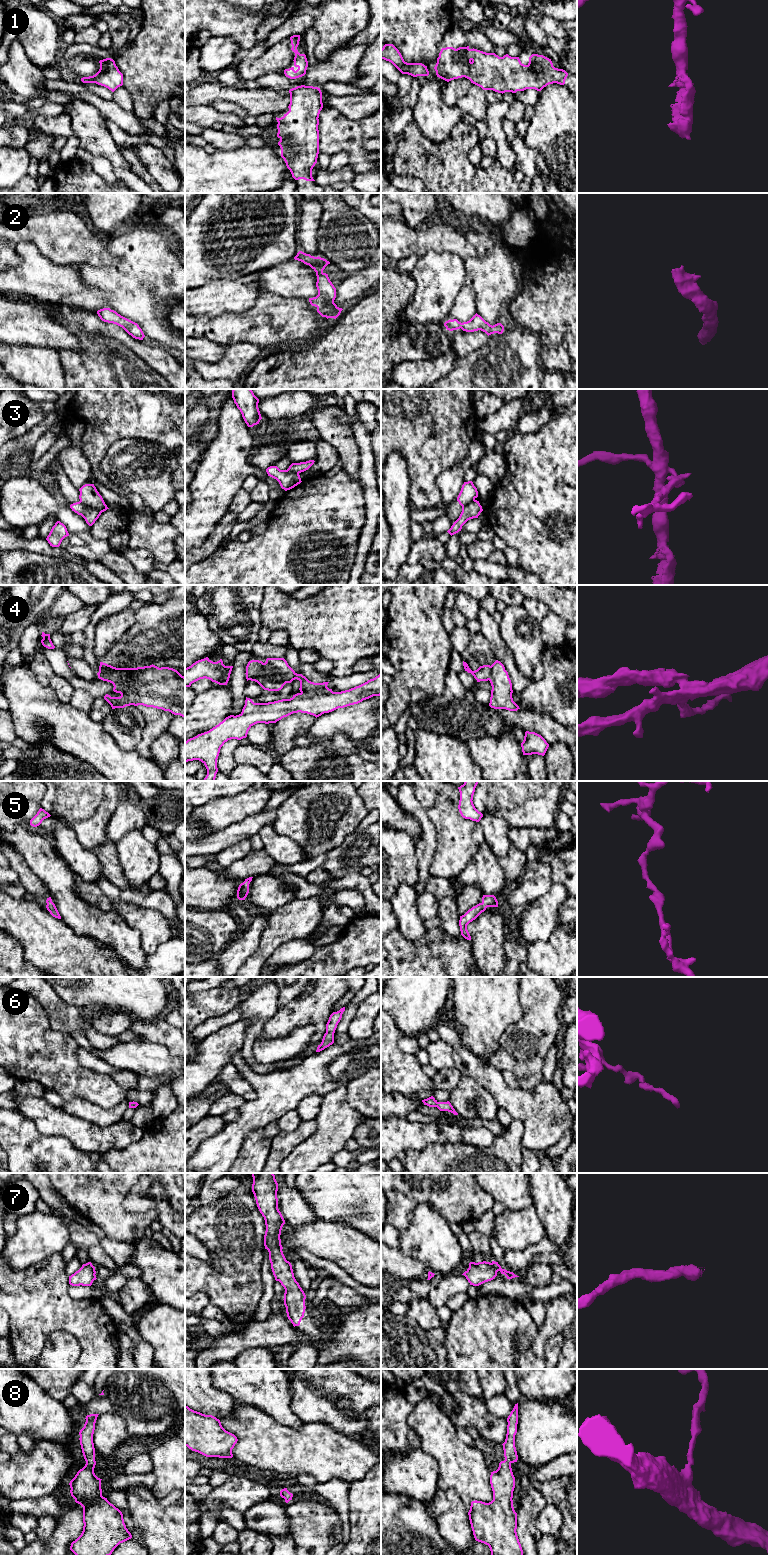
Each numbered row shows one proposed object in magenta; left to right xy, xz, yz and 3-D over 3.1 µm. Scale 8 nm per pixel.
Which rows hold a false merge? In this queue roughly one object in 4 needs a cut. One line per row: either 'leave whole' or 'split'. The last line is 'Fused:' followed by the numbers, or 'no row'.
1: leave whole
2: leave whole
3: split
4: split
5: leave whole
6: leave whole
7: leave whole
8: leave whole
Fused: 3, 4

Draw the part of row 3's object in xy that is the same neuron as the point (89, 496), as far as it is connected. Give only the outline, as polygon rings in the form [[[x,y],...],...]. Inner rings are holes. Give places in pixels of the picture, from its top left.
[[[85,484],[79,491],[79,502],[90,508],[98,509],[101,513],[109,509],[94,484]]]

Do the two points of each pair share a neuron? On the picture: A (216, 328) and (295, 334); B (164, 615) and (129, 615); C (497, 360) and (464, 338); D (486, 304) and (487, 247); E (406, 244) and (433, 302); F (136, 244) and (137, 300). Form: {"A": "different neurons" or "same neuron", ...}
{"A": "same neuron", "B": "different neurons", "C": "different neurons", "D": "same neuron", "E": "different neurons", "F": "same neuron"}

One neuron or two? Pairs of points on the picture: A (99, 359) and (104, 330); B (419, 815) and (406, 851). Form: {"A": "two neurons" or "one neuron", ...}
{"A": "two neurons", "B": "two neurons"}

